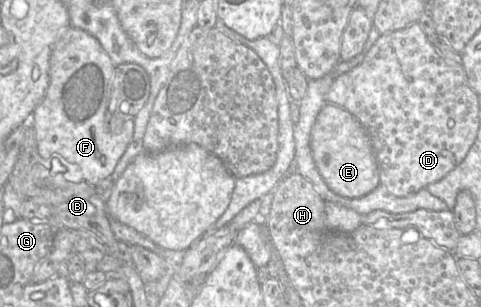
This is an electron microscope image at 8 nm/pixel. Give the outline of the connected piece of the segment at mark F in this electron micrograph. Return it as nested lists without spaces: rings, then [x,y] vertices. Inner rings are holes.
[[[69,25],[63,29],[52,47],[49,59],[49,84],[43,99],[35,107],[30,120],[35,130],[36,149],[41,159],[59,159],[66,171],[65,179],[85,181],[91,185],[108,178],[132,140],[134,119],[128,119],[119,133],[112,133],[107,124],[111,80],[115,66],[100,42],[84,30]]]

